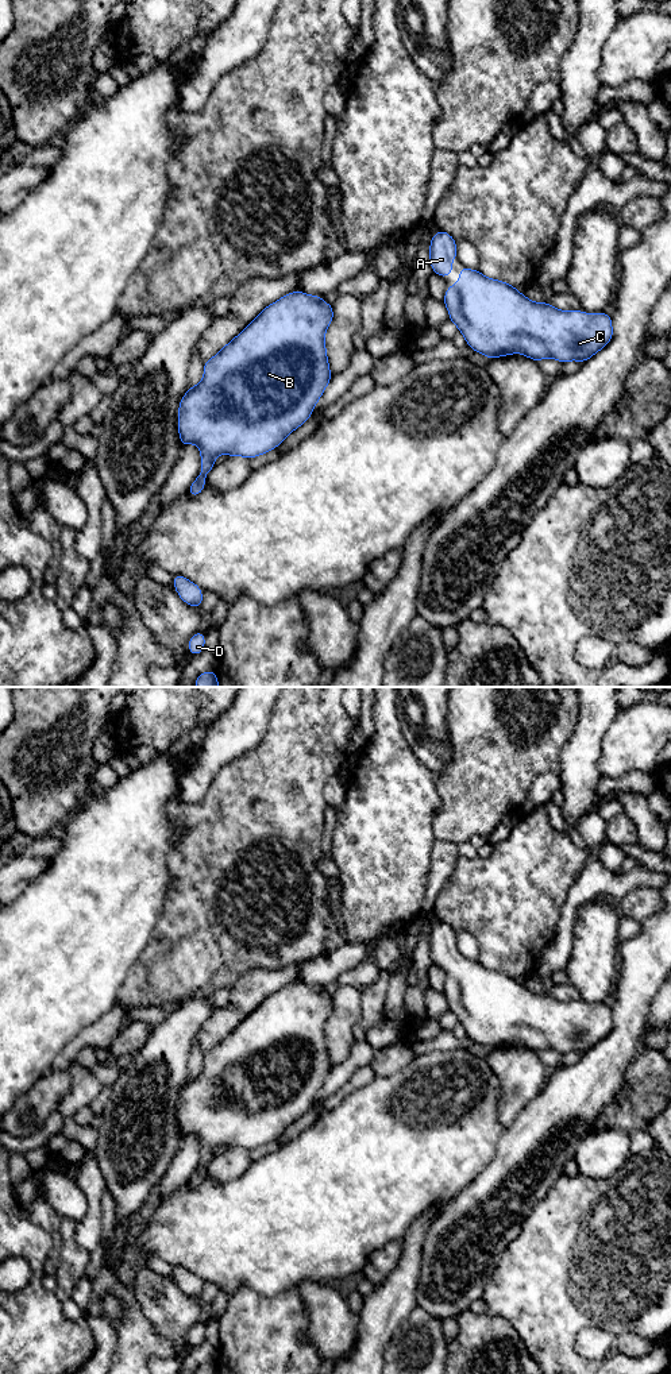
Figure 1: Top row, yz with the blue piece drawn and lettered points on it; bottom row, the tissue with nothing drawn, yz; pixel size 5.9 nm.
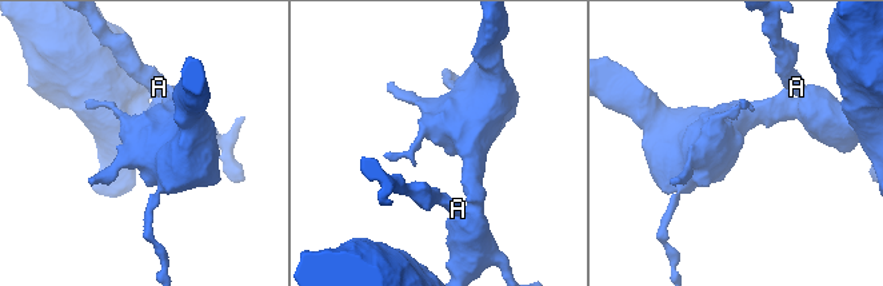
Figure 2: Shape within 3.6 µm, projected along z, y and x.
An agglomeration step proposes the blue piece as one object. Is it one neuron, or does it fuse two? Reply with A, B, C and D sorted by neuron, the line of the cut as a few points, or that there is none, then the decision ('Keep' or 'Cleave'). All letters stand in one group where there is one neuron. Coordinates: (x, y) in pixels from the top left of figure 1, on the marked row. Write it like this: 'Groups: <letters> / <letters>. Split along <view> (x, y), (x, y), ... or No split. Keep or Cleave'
Groups: A B C / D. Split along yz (201, 469), (205, 473). Cleave

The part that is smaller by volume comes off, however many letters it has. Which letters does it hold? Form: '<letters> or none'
D

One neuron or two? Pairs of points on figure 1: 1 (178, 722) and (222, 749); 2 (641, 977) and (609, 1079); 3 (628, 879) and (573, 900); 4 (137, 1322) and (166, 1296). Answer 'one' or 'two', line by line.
1: two
2: one
3: one
4: two

